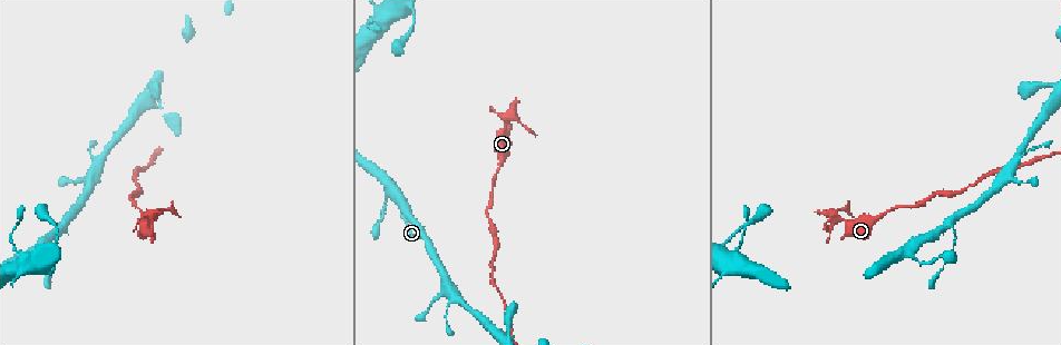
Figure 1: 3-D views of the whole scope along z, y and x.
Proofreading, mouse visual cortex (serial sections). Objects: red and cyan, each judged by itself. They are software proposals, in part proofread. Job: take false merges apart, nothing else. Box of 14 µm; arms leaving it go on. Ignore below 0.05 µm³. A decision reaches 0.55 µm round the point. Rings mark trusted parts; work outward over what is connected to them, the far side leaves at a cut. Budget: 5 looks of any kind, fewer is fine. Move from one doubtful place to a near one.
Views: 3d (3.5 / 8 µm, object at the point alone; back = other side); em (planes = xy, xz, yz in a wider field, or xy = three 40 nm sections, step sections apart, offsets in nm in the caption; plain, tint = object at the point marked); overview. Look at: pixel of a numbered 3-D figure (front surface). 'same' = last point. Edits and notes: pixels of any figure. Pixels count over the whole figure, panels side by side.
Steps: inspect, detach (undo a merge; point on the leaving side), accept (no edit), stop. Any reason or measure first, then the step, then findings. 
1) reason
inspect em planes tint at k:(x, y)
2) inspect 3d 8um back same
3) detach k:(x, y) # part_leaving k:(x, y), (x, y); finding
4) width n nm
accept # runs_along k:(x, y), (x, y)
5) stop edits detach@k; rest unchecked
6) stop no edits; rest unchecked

sharp bend
inspect em xy step 1 tint at 1:(507, 115)

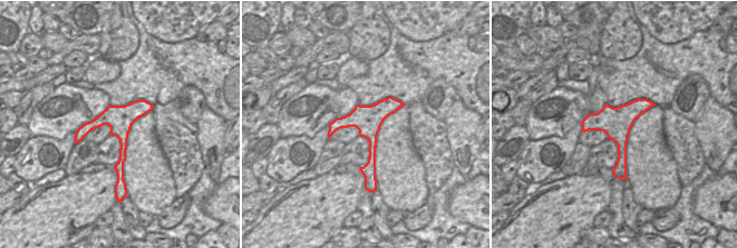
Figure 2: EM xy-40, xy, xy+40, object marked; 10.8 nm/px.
wider look
inspect 3d 3.5um same

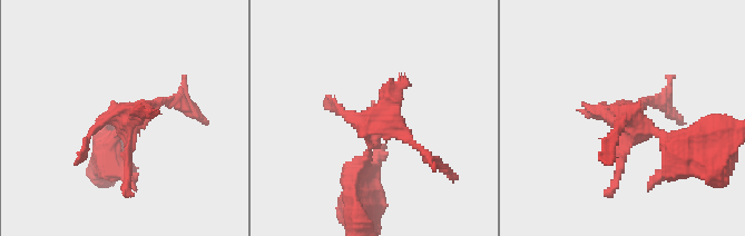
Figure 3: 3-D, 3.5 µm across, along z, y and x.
detach 3:(623, 114) # part_leaving 3:(648, 130), (634, 106), (665, 109); two cells meet here

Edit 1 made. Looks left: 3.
inspect overview

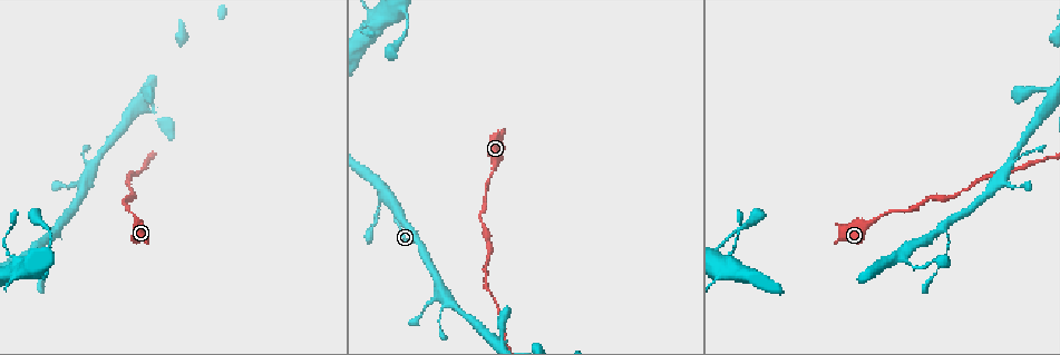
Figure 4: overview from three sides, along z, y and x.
abrupt turn
inspect 3d 3.5um at 4:(500, 337)

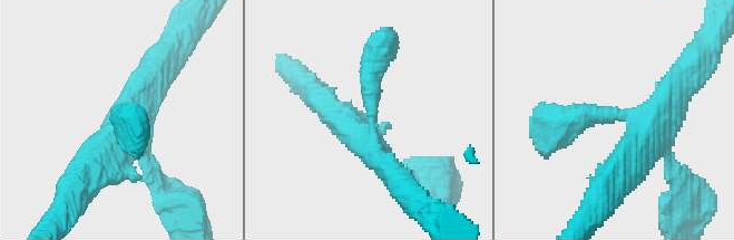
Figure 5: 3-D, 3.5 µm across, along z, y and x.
arms 4; arm_widths 300, 350, 400, 500 nm; shape alone is not enough
inspect em xy step 5 tint at 5:(371, 122)

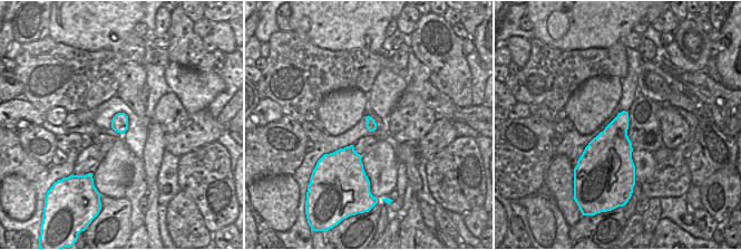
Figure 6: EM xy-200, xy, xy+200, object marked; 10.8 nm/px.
accept # runs_along 5:(345, 123), (372, 131), (382, 51); continuous, no second cell

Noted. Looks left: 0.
stop edits detach@3; rest unchecked

